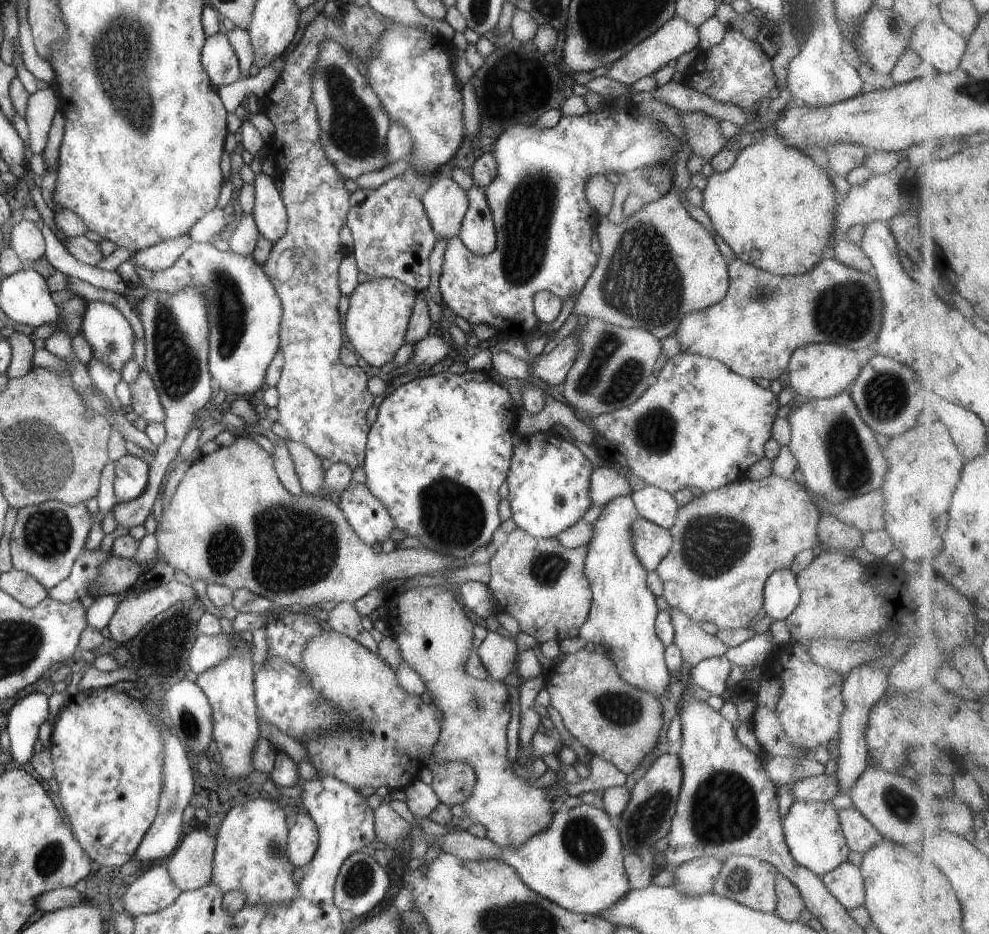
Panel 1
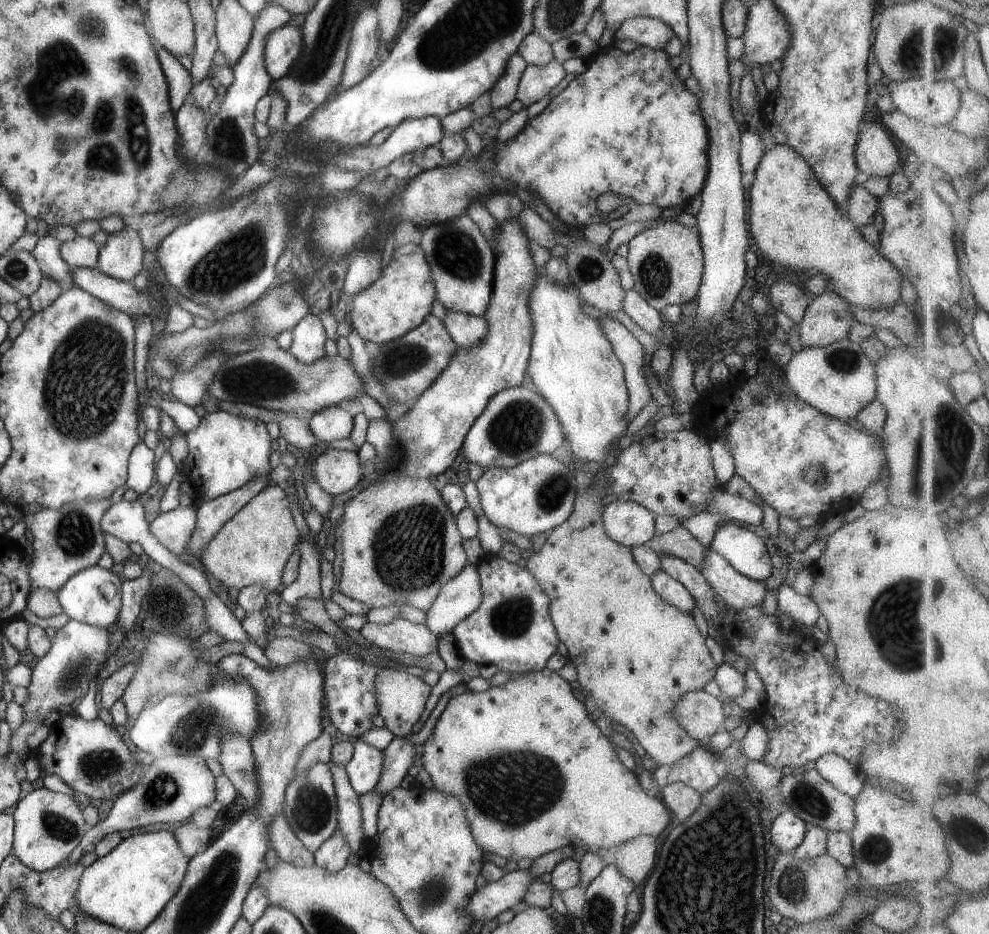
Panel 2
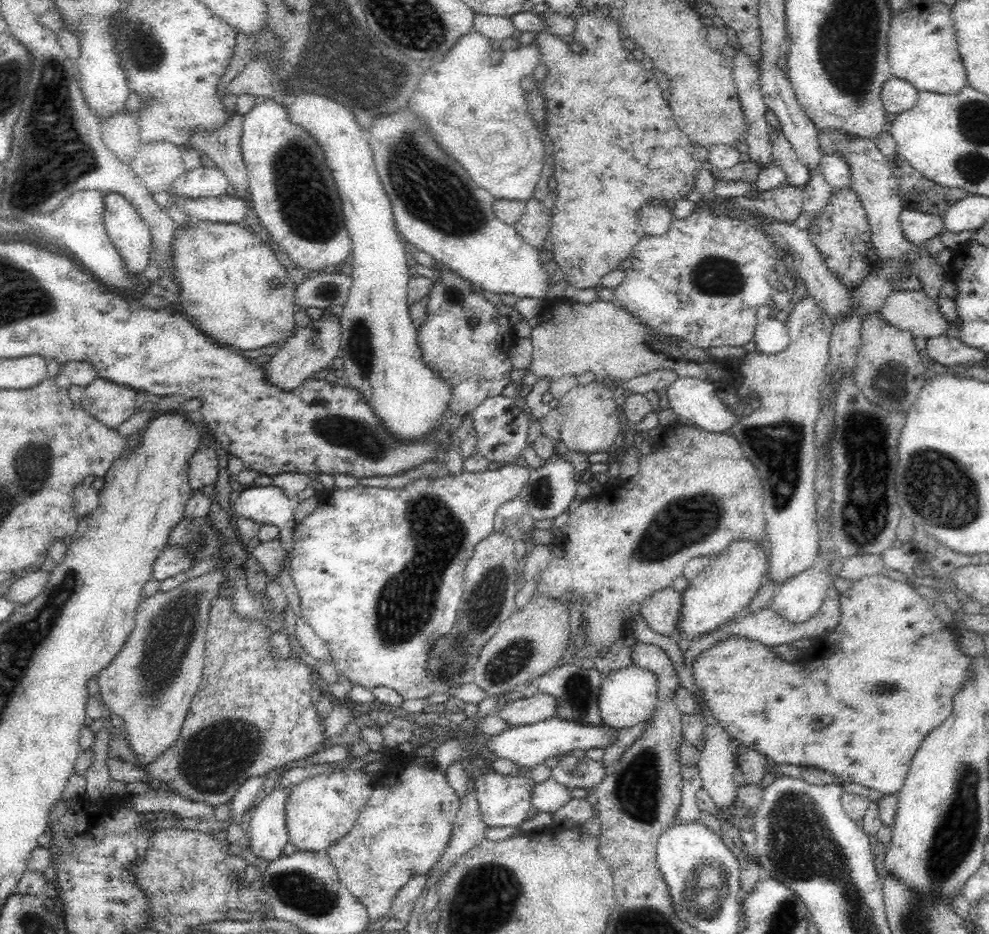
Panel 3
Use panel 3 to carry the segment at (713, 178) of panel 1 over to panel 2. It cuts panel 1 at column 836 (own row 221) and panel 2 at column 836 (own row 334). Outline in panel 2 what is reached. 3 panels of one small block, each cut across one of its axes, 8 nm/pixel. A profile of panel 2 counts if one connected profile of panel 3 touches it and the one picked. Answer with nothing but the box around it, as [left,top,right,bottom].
[749,144,907,310]

